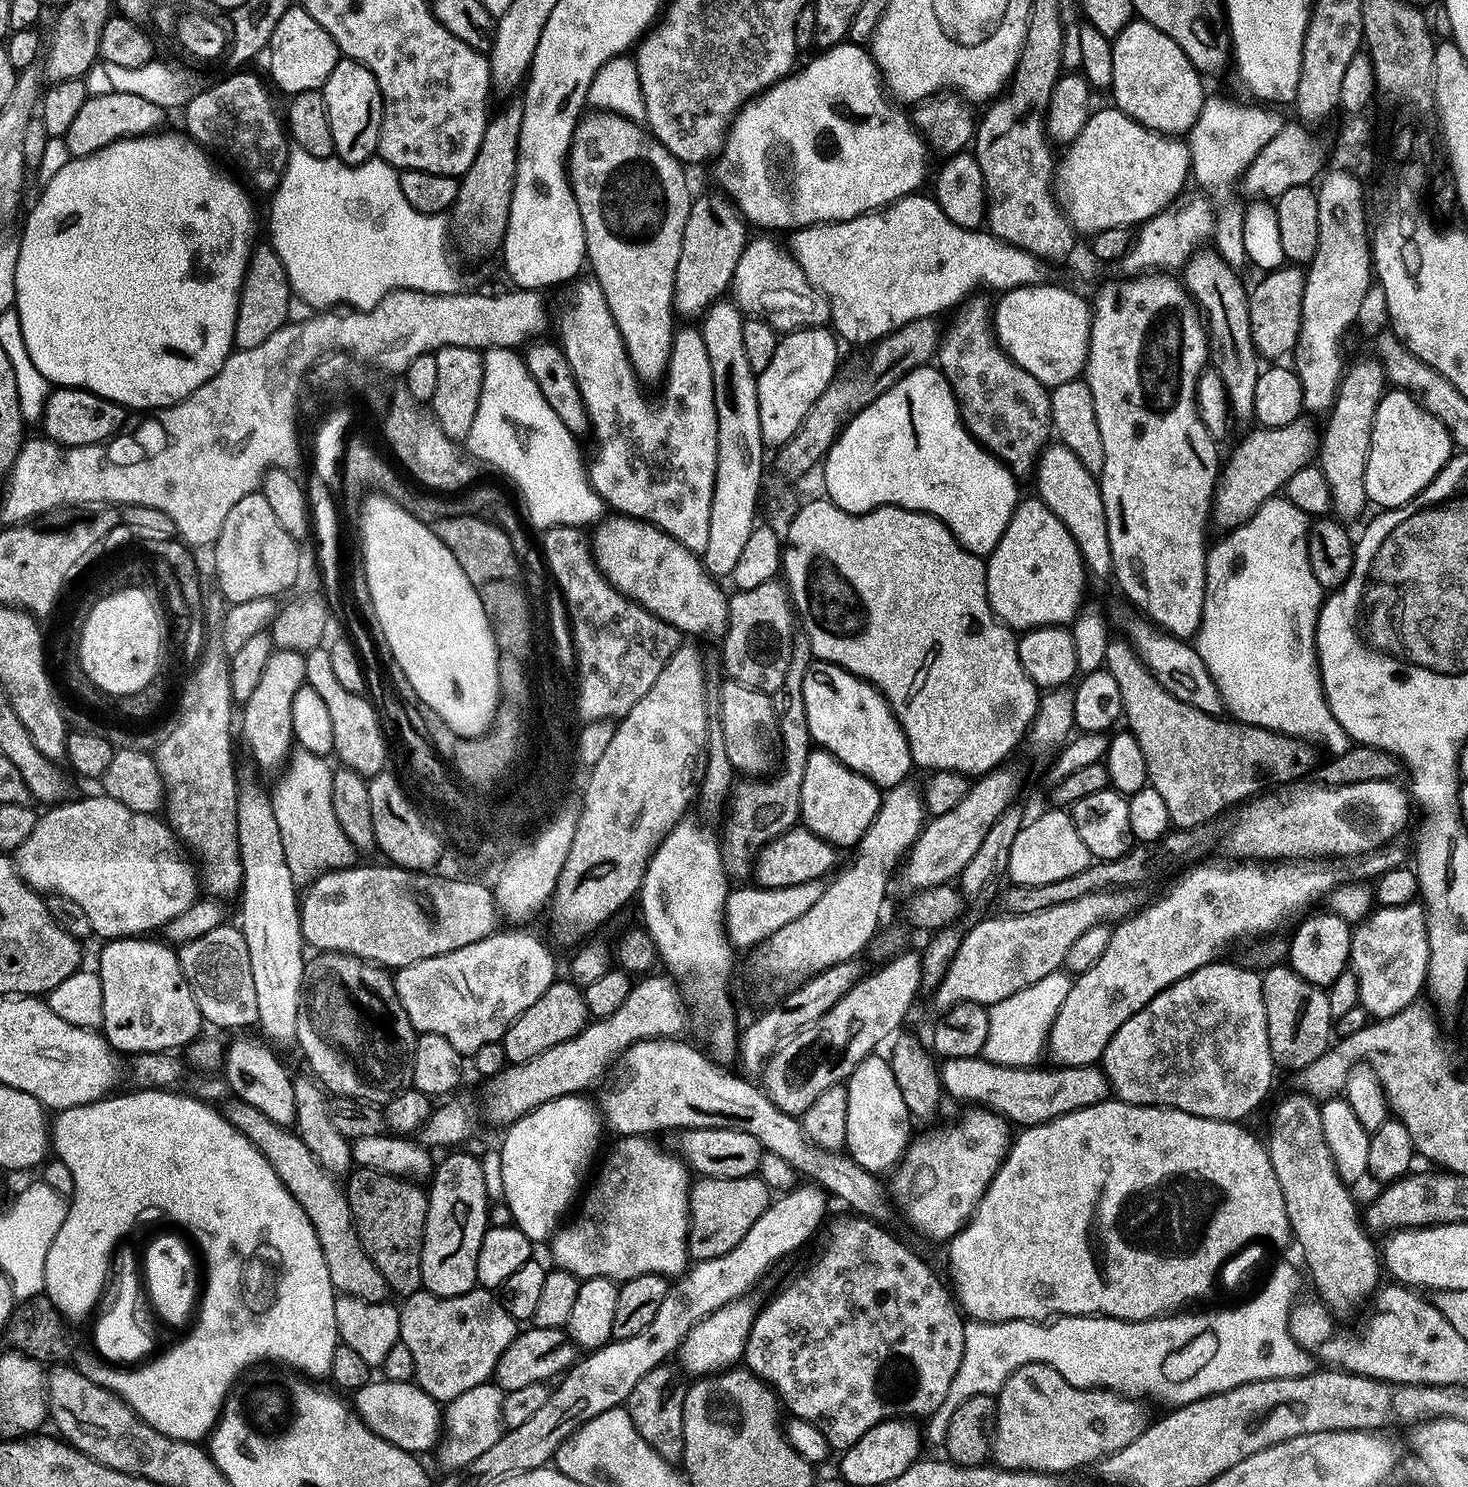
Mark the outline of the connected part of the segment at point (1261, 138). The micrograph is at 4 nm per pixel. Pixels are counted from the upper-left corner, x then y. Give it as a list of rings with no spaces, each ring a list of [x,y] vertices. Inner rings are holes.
[[[1209,95],[1194,122],[1192,131],[1187,133],[1186,143],[1192,153],[1190,176],[1201,184],[1203,191],[1228,192],[1241,183],[1244,172],[1258,158],[1262,146],[1282,130],[1286,122],[1283,111],[1259,103],[1239,104],[1224,96]],[[1260,107],[1260,108],[1259,108]],[[1276,111],[1276,112],[1275,112]],[[1212,120],[1216,120],[1216,136],[1212,136]]]

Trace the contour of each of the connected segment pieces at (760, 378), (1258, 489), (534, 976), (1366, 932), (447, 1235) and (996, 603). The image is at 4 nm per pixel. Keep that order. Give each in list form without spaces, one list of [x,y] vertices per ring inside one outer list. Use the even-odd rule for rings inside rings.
[[[827,327],[800,328],[797,332],[779,337],[770,364],[756,378],[758,418],[762,424],[765,445],[784,445],[796,433],[810,406],[818,402],[826,386],[830,386],[830,382],[836,377],[841,363],[839,347],[841,345],[837,337]]]
[[[1307,418],[1290,422],[1281,428],[1253,427],[1249,436],[1240,440],[1240,445],[1228,456],[1228,461],[1223,461],[1222,471],[1216,482],[1216,493],[1212,495],[1211,519],[1223,530],[1231,530],[1245,524],[1250,517],[1258,511],[1264,503],[1273,499],[1285,487],[1290,477],[1303,467],[1311,465],[1318,452],[1318,428],[1315,428]]]
[[[497,930],[478,942],[470,942],[470,946],[462,946],[462,950],[419,960],[399,969],[395,973],[394,983],[396,997],[402,1002],[417,1033],[442,1034],[442,1038],[446,1038],[454,1050],[471,1054],[478,1050],[478,1046],[486,1046],[486,1042],[503,1041],[504,1032],[514,1022],[514,1018],[518,1018],[522,1010],[534,1006],[534,1002],[546,994],[557,976],[556,960],[538,937],[528,932]]]
[[[1413,902],[1410,904],[1407,904],[1406,906],[1390,906],[1389,908],[1382,908],[1377,907],[1375,911],[1373,911],[1365,920],[1360,921],[1359,924],[1355,925],[1355,927],[1352,928],[1352,945],[1350,946],[1350,970],[1352,973],[1356,976],[1356,981],[1358,982],[1358,994],[1360,995],[1360,1003],[1359,1005],[1365,1009],[1365,1011],[1368,1013],[1369,1017],[1375,1018],[1376,1020],[1385,1020],[1386,1018],[1390,1018],[1394,1014],[1398,1014],[1400,1012],[1400,1009],[1402,1007],[1401,1001],[1403,1001],[1404,1004],[1414,1004],[1417,1003],[1418,997],[1416,996],[1419,994],[1419,992],[1423,993],[1426,988],[1426,981],[1428,979],[1428,935],[1426,934],[1426,922],[1424,921],[1424,910],[1423,907],[1419,903]],[[1400,988],[1400,996],[1401,1001],[1392,1000],[1392,992],[1398,991]]]
[[[452,1150],[444,1161],[435,1165],[427,1185],[428,1213],[424,1227],[424,1245],[422,1246],[422,1288],[432,1295],[442,1298],[454,1298],[455,1295],[466,1294],[477,1287],[478,1246],[482,1246],[482,1238],[488,1231],[488,1211],[490,1201],[486,1194],[485,1179],[482,1174],[481,1157],[471,1156],[464,1150]]]
[[[1039,498],[1021,499],[994,550],[986,557],[986,590],[992,613],[1013,630],[1045,628],[1048,624],[1071,625],[1084,600],[1086,569],[1078,546],[1062,524],[1062,518],[1048,509]]]

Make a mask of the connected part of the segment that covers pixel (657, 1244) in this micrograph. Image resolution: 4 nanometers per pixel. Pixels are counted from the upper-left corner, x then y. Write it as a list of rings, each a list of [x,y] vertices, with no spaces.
[[[622,1136],[615,1142],[616,1145],[608,1152],[608,1157],[600,1164],[600,1169],[596,1172],[596,1181],[588,1188],[588,1193],[579,1201],[578,1207],[575,1209],[576,1217],[563,1226],[557,1227],[556,1231],[550,1237],[550,1245],[552,1244],[552,1264],[557,1268],[566,1270],[570,1274],[579,1276],[581,1280],[589,1280],[590,1278],[606,1278],[607,1280],[615,1280],[623,1282],[633,1280],[639,1276],[659,1276],[661,1278],[679,1278],[684,1275],[690,1264],[688,1254],[688,1193],[690,1191],[690,1169],[679,1155],[673,1154],[671,1151],[663,1152],[658,1145],[655,1144],[655,1139],[648,1136]]]

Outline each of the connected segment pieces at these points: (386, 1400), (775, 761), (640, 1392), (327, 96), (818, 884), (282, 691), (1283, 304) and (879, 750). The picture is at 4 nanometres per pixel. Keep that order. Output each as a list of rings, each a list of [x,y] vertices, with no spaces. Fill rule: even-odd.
[[[373,1379],[354,1392],[354,1411],[364,1425],[386,1442],[413,1454],[431,1453],[442,1436],[442,1408],[415,1382]]]
[[[725,679],[720,688],[720,721],[718,727],[733,769],[748,778],[764,778],[779,765],[780,731],[774,714],[772,697],[767,692],[747,688],[737,680]]]
[[[660,1363],[634,1390],[630,1390],[626,1407],[630,1414],[630,1422],[634,1422],[634,1430],[650,1442],[650,1446],[662,1454],[662,1458],[673,1462],[684,1458],[684,1403],[688,1393],[688,1384],[681,1369],[675,1363]],[[681,1376],[681,1377],[680,1377]]]
[[[342,58],[330,72],[330,78],[324,83],[322,91],[328,111],[330,134],[334,134],[335,159],[341,160],[343,164],[361,164],[373,159],[380,146],[380,127],[384,121],[384,96],[380,93],[380,87],[372,71],[364,64],[359,64],[357,60]]]
[[[821,880],[798,883],[796,886],[762,888],[738,886],[729,891],[725,904],[725,930],[728,939],[735,947],[761,945],[770,934],[776,933],[783,926],[789,925],[810,910],[814,903],[822,898],[826,886]]]
[[[285,648],[273,651],[272,657],[266,662],[266,670],[262,670],[262,678],[258,681],[258,686],[254,689],[254,694],[242,705],[244,712],[244,740],[248,743],[248,748],[252,751],[252,760],[264,772],[279,773],[290,751],[294,746],[292,734],[292,707],[294,706],[294,694],[305,687],[306,684],[306,662],[305,653],[286,650]]]
[[[1281,266],[1263,273],[1264,276],[1256,285],[1251,285],[1248,294],[1248,309],[1250,310],[1250,338],[1256,347],[1257,357],[1268,359],[1268,362],[1280,362],[1284,355],[1295,353],[1300,319],[1302,318],[1302,298],[1304,297],[1304,282],[1306,272],[1300,266]]]
[[[813,659],[802,681],[802,698],[806,698],[808,729],[823,751],[871,780],[881,790],[909,779],[908,771],[913,771],[914,765],[908,739],[888,699],[874,685],[842,666]]]

